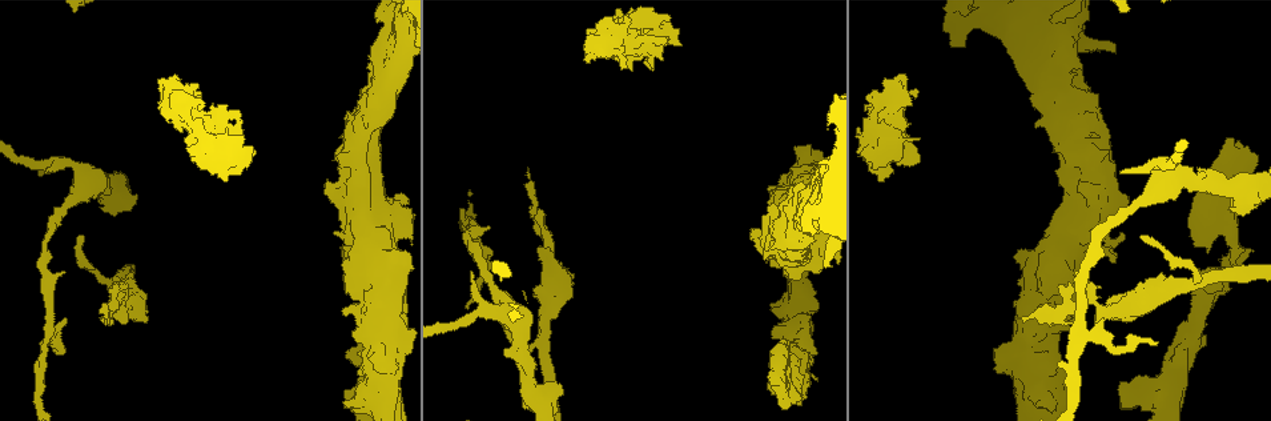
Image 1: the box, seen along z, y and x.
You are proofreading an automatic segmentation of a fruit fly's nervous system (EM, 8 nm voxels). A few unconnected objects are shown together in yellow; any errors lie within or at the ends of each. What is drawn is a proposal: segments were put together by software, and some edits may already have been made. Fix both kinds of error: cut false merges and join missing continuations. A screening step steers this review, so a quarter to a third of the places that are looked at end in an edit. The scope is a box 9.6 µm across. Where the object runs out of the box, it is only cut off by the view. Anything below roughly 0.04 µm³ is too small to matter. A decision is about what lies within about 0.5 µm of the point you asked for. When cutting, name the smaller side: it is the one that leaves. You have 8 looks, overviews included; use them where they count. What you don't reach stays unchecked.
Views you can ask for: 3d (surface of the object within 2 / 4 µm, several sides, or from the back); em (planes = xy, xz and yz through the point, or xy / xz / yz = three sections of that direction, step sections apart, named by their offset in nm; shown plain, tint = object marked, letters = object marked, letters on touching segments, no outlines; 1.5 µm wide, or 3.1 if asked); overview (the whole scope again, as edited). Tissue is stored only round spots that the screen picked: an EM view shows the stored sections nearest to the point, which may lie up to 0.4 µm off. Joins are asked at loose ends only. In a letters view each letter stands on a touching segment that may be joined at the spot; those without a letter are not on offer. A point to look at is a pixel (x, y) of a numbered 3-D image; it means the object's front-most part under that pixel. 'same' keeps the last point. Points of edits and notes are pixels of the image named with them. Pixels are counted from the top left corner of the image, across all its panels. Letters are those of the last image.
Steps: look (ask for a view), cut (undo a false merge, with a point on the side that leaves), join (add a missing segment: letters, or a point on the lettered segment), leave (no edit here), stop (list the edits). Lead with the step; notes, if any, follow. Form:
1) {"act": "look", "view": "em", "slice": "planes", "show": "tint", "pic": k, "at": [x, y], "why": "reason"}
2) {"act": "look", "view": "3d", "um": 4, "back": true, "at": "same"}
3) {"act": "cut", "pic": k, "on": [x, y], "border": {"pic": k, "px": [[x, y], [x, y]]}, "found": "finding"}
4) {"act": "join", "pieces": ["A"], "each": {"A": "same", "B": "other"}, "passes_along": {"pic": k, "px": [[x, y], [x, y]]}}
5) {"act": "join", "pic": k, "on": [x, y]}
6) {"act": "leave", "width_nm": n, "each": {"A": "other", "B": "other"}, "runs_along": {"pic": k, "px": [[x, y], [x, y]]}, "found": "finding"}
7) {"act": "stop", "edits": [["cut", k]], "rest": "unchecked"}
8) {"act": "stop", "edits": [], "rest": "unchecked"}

{"act": "look", "view": "3d", "um": 2, "pic": 1, "at": [1180, 358], "why": "branch point"}

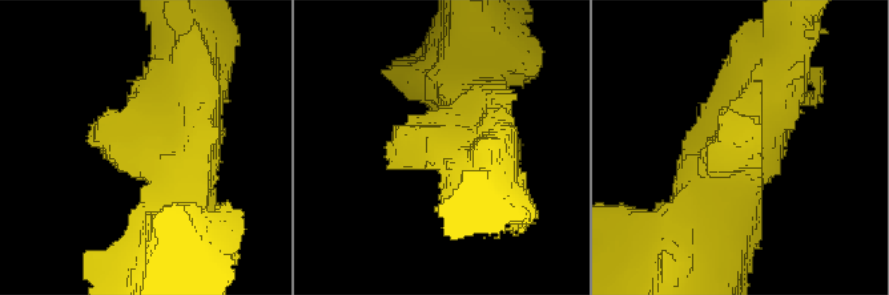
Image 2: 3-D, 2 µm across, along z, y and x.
{"act": "look", "view": "em", "slice": "planes", "show": "tint", "pic": 2, "at": [183, 149], "why": "shape alone is not enough"}

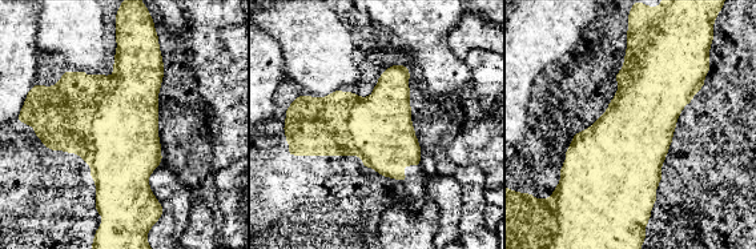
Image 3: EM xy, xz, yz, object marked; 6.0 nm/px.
{"act": "look", "view": "em", "slice": "planes", "show": "letters", "at": "same"}

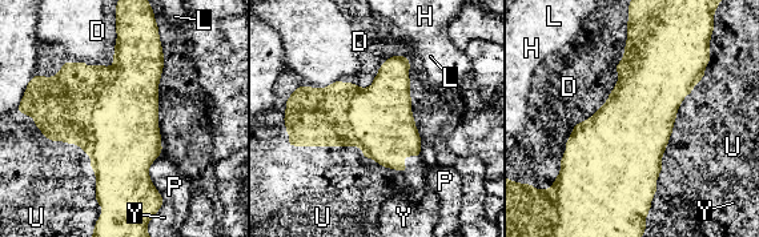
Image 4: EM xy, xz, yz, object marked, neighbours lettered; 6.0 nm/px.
{"act": "leave", "longest_contact_nm": ["D", 800], "each": {"D": "other", "H": "other", "L": "other", "P": "other", "U": "other", "Y": "other"}, "border": {"pic": 4, "px": [[623, 55], [559, 175]]}, "found": "all the same neuron"}

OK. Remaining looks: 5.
{"act": "look", "view": "em", "slice": "planes", "show": "tint", "pic": 1, "at": [346, 403], "why": "stops while still wide"}

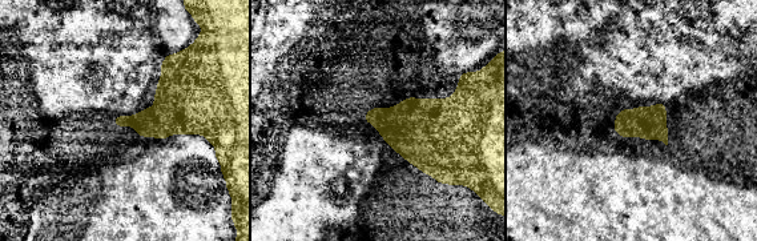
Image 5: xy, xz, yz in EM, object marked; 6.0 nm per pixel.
{"act": "look", "view": "em", "slice": "planes", "show": "letters", "at": "same", "why": "see the neighbours"}

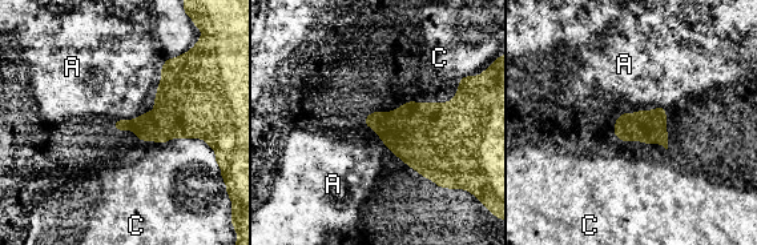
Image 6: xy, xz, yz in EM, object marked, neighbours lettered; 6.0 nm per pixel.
{"act": "leave", "longest_contact_nm": ["C", 600], "each": {"A": "other", "C": "other"}, "found": "none of them fits"}

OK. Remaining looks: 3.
{"act": "look", "view": "em", "slice": "planes", "show": "letters", "pic": 1, "at": [1157, 344], "why": "free end"}

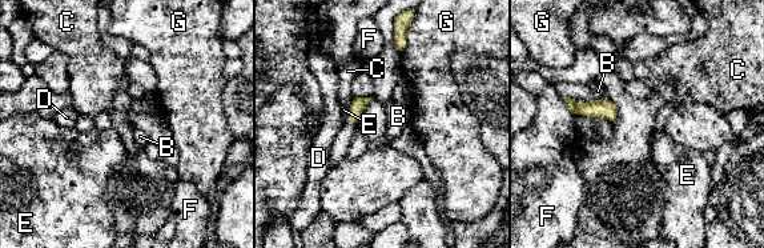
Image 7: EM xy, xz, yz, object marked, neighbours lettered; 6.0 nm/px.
{"act": "leave", "each": {"B": "other", "C": "other", "D": "other", "E": "other", "F": "other", "G": "other"}, "border": {"pic": 7, "px": [[350, 106], [346, 120]]}, "found": "no lettered segment goes on from it"}

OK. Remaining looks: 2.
{"act": "stop", "edits": [], "rest": "unchecked"}

